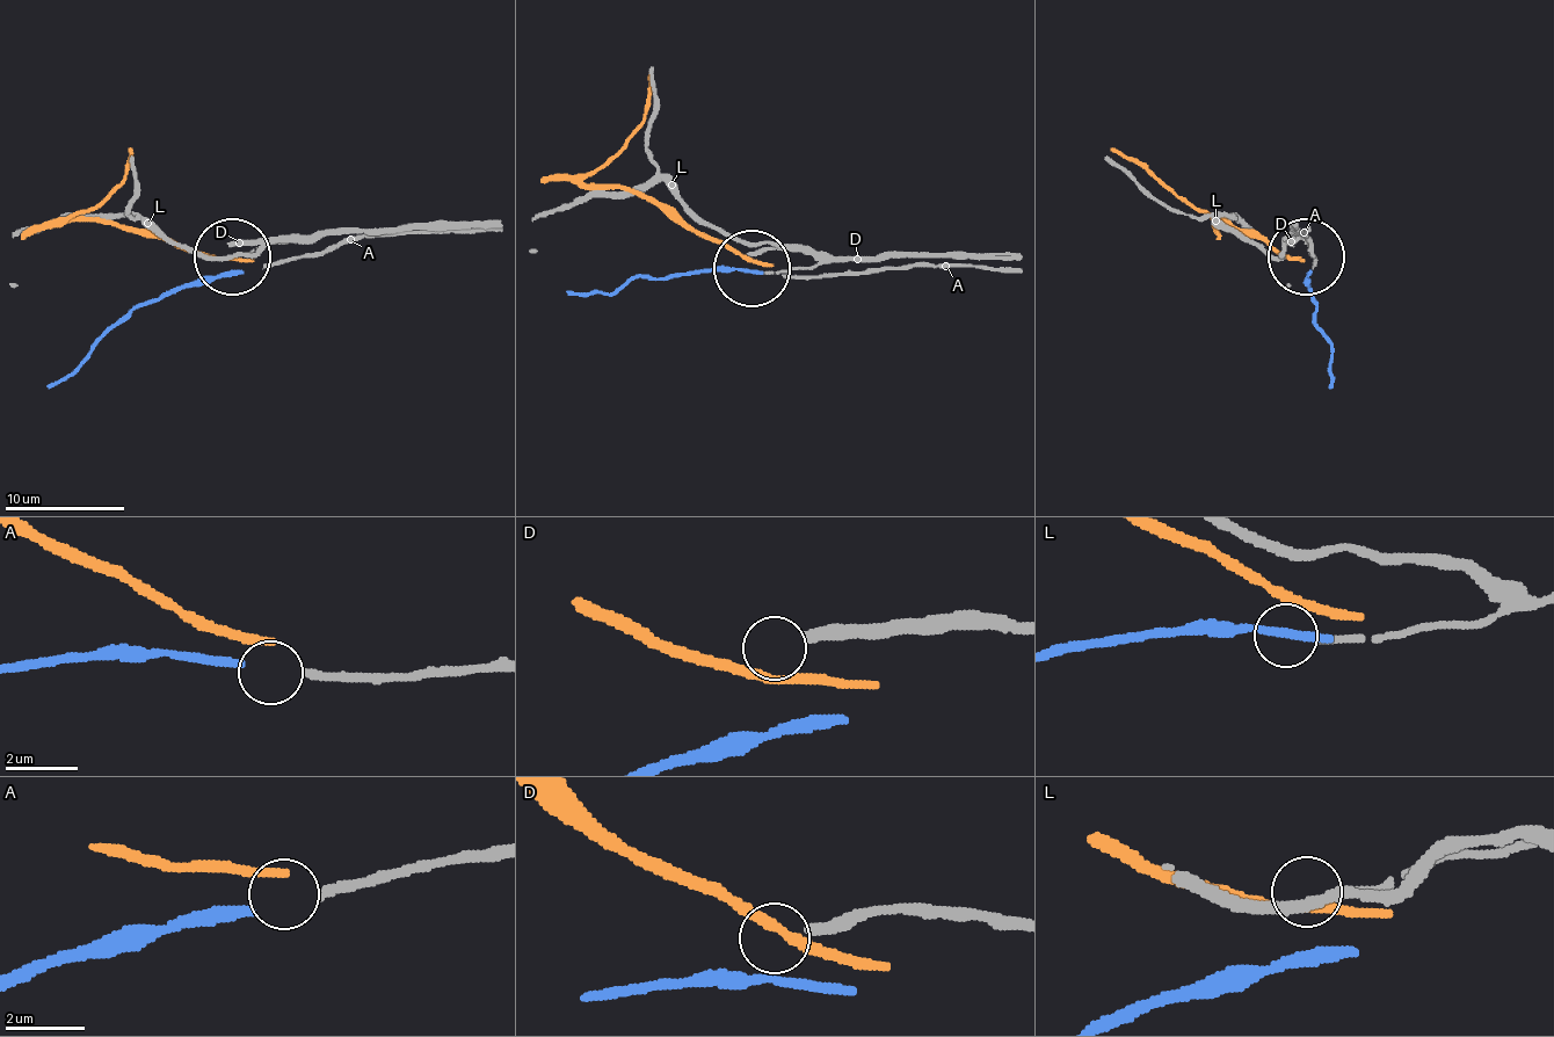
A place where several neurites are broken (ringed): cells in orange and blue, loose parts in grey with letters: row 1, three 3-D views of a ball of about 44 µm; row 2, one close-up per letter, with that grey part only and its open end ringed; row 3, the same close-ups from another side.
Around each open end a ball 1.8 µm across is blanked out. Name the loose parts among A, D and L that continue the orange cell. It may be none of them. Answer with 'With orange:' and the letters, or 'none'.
With orange: none

